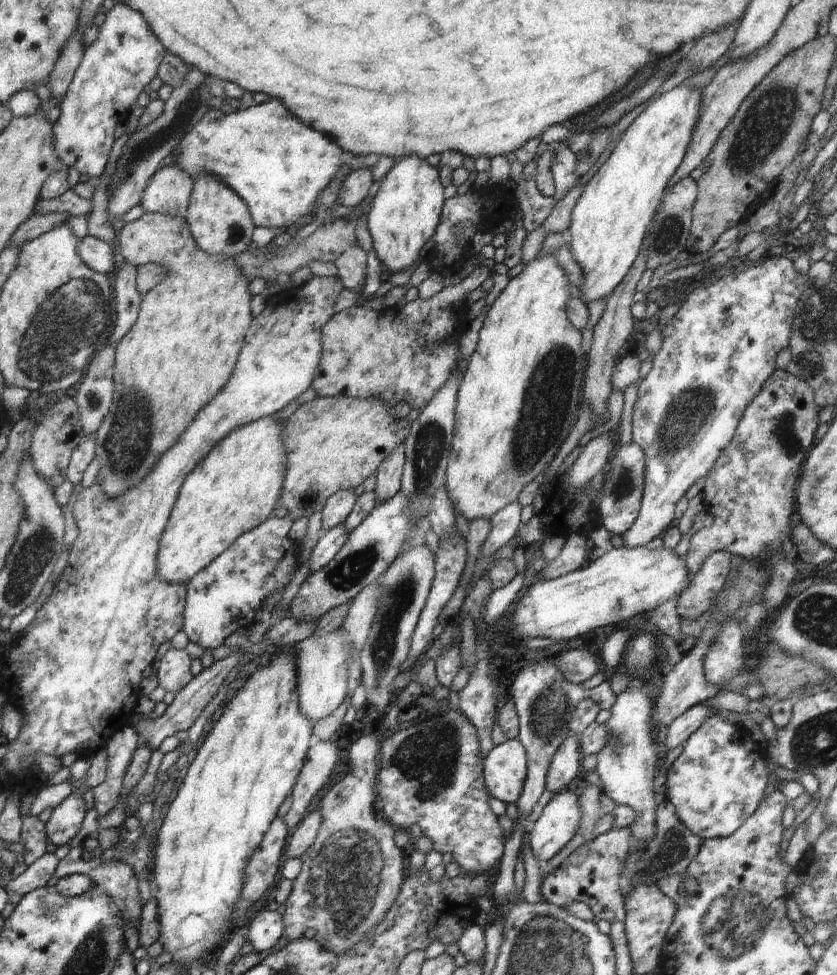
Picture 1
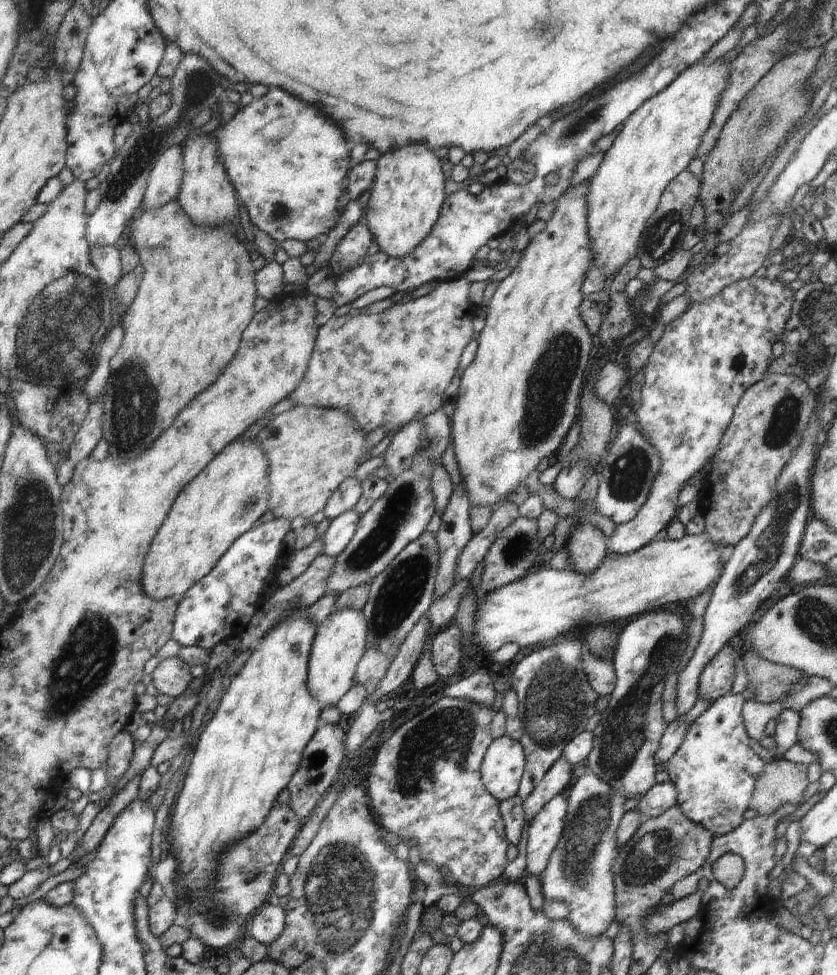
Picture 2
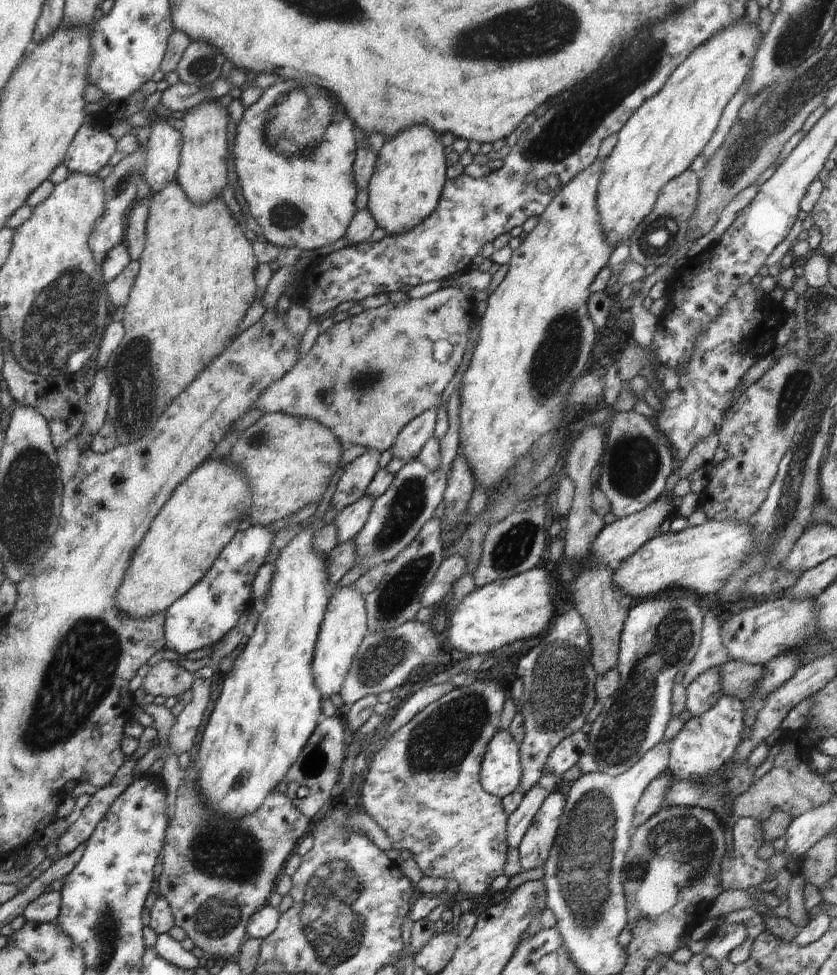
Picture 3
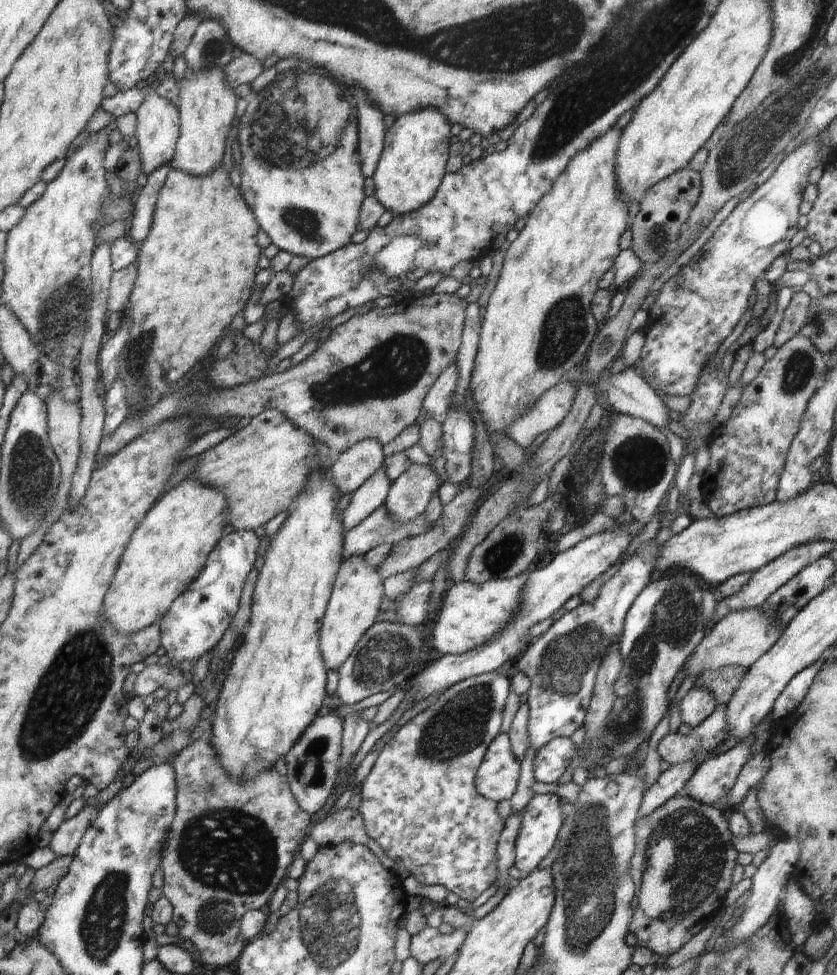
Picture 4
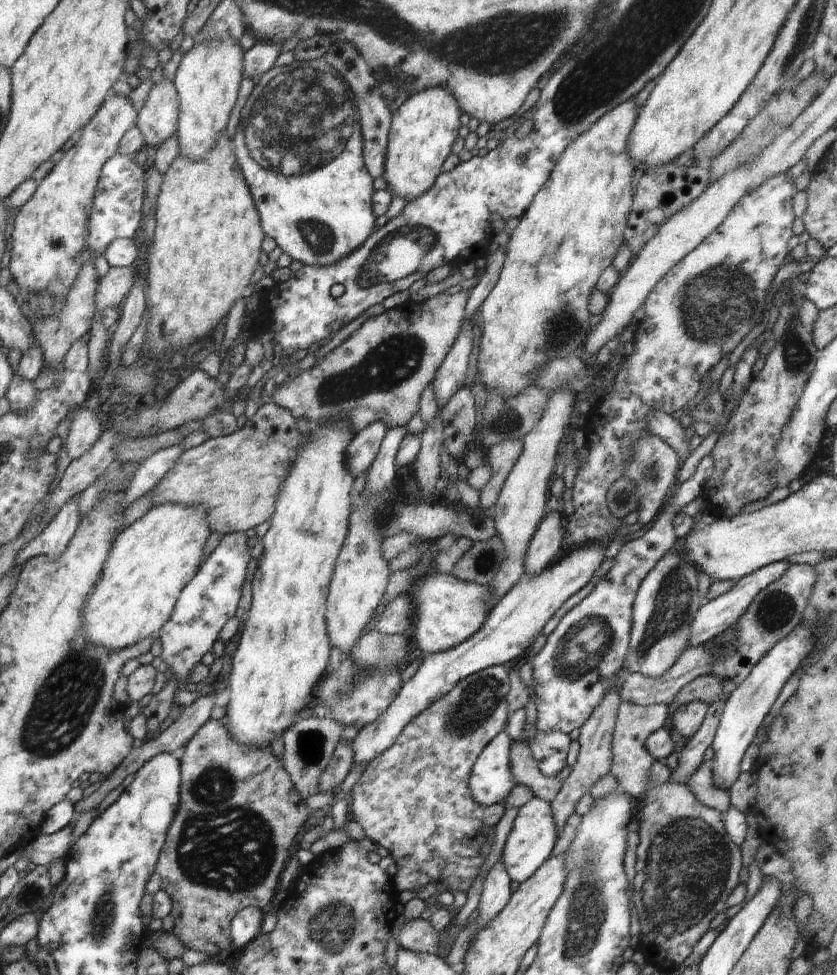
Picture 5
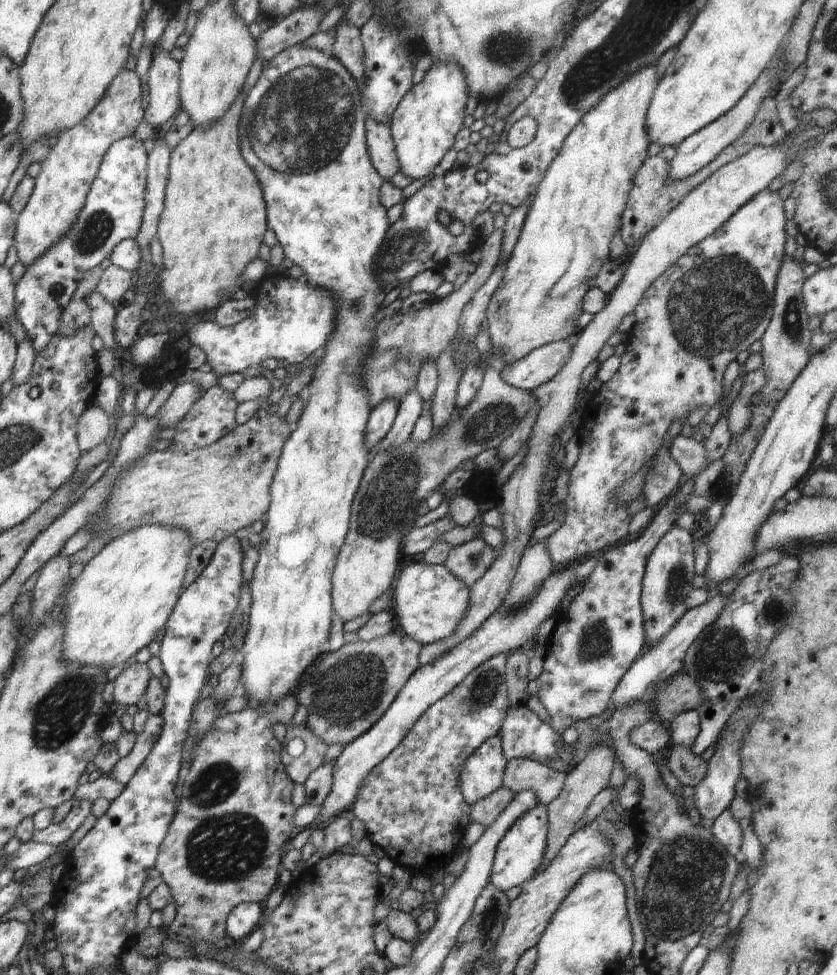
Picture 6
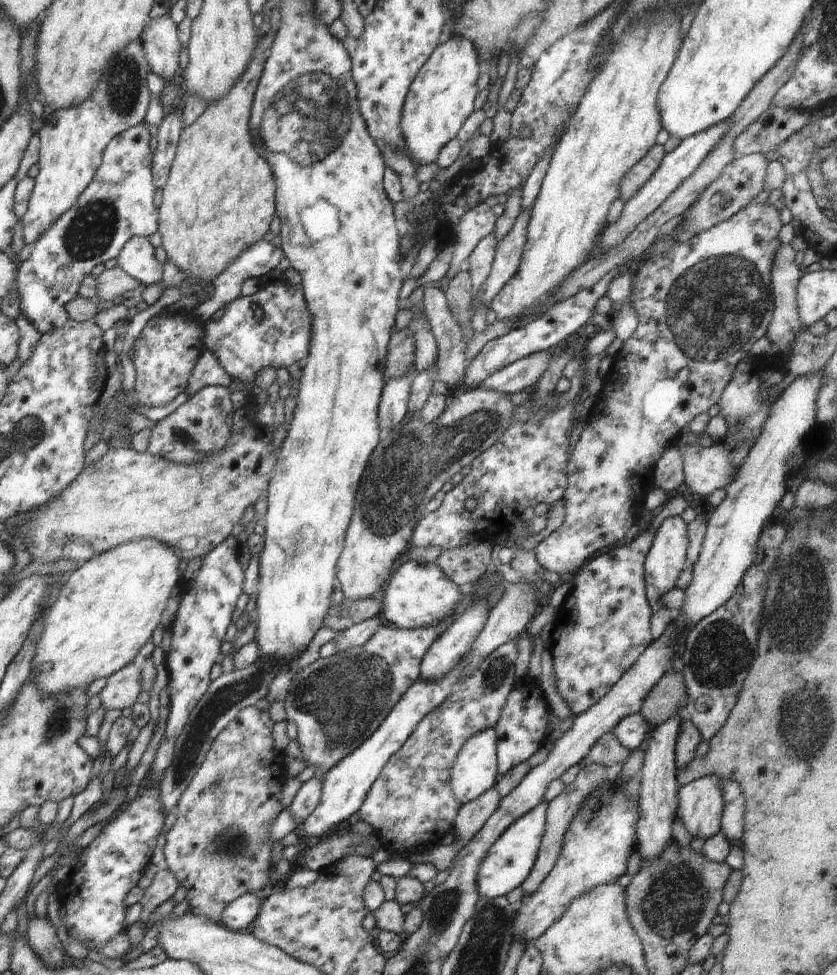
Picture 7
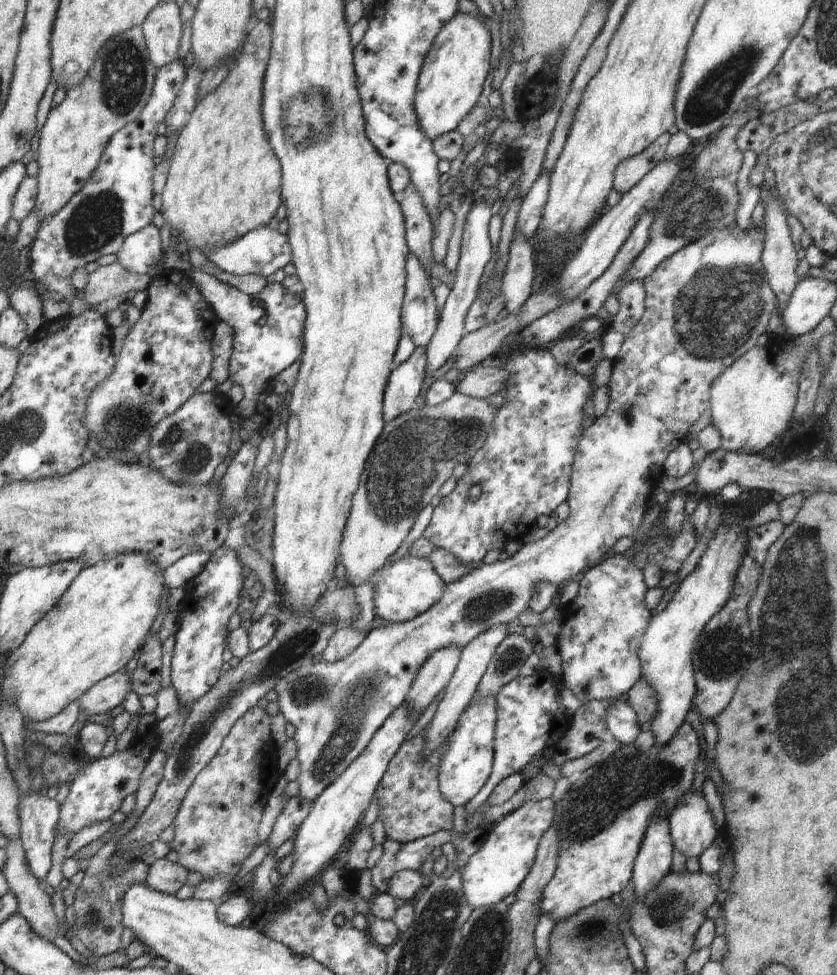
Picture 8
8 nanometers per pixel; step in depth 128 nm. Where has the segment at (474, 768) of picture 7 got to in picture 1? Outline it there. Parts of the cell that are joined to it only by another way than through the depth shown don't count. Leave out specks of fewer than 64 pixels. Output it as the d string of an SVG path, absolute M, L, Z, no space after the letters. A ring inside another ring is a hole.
M514 739L493 746L484 758L482 774L485 787L492 797L506 804L516 802L524 790L527 775L524 745Z

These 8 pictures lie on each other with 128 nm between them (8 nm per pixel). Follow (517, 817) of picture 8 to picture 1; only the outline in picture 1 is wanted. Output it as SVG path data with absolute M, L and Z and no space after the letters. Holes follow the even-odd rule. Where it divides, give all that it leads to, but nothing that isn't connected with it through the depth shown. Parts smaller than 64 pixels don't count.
M569 790L557 792L544 806L540 818L530 825L530 848L535 858L540 863L545 863L556 856L576 835L580 820L582 820L582 812L580 812L578 796Z

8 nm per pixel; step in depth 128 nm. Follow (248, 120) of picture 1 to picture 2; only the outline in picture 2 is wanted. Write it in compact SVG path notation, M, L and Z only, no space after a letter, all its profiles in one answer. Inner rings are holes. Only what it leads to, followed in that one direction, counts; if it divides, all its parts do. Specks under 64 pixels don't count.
M270 88L262 98L256 98L250 106L240 106L234 116L211 132L218 144L218 160L224 165L231 185L248 211L250 220L262 232L276 242L302 240L310 242L316 236L330 230L338 221L338 208L342 206L342 194L346 189L346 174L350 164L351 144L346 142L340 126L328 120L314 106L290 96L280 88Z

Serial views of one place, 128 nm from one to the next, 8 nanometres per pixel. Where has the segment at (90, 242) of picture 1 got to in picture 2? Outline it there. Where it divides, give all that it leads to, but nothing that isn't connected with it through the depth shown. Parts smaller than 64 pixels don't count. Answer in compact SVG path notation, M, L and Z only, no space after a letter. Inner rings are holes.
M90 245L90 260L98 270L100 282L111 289L118 284L122 276L123 262L115 245Z

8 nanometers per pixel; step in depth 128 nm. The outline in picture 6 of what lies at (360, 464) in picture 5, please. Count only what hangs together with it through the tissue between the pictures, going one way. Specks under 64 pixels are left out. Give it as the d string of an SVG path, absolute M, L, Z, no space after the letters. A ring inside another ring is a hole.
M385 399L371 410L368 420L365 445L370 450L379 440L384 439L394 425L399 410L399 402L393 399Z

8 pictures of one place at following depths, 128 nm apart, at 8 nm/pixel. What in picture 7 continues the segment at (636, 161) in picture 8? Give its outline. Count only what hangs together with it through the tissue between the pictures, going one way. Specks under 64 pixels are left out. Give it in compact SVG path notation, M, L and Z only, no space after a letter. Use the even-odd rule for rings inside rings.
M655 144L644 158L637 162L632 170L622 178L620 182L620 199L626 204L638 190L654 176L654 172L658 170L662 157L665 155L664 146Z

